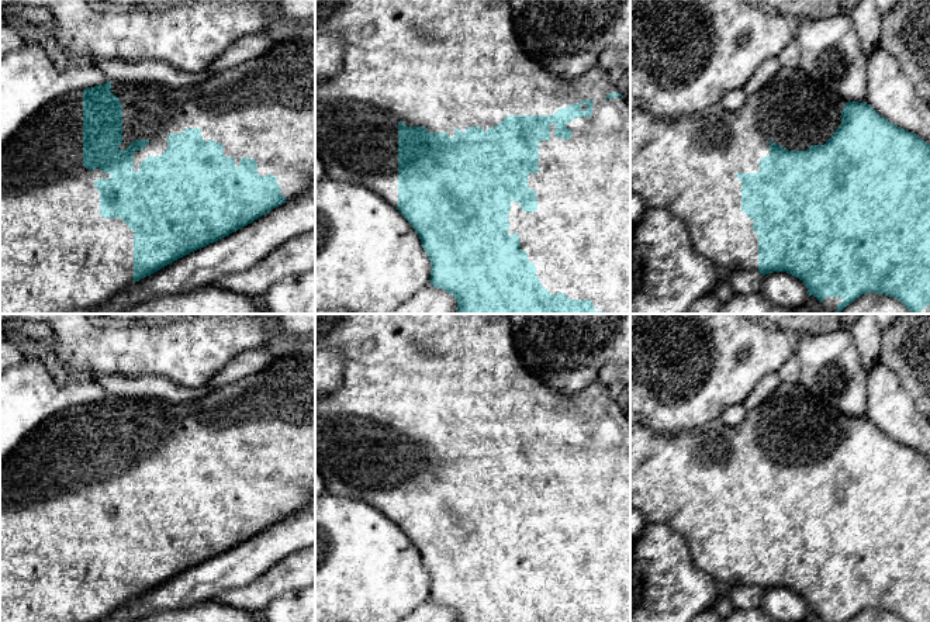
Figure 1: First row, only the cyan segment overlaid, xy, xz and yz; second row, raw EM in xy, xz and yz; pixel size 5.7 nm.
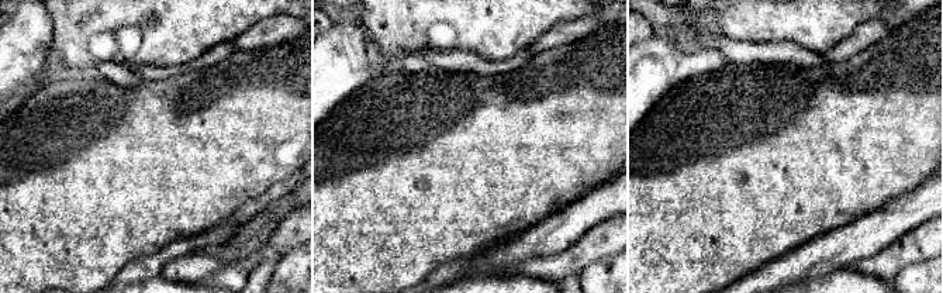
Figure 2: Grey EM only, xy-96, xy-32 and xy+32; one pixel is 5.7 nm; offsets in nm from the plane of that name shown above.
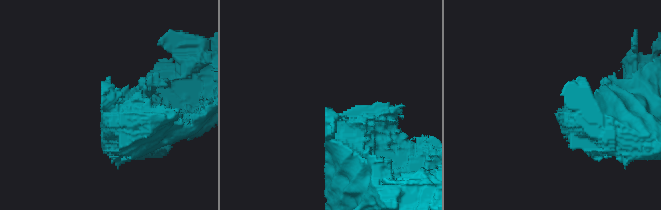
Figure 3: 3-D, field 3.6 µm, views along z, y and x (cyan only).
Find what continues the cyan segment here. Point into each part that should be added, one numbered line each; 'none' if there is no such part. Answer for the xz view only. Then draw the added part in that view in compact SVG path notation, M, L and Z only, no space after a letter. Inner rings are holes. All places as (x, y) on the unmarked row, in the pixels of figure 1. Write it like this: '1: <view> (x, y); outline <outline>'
1: xz (443, 379); outline M315 314L315 352L322 349L336 348L343 360L343 379L340 388L328 395L328 397L317 397L315 398L315 467L319 470L322 480L325 483L326 494L348 497L353 500L363 501L370 504L371 507L381 511L386 516L388 516L393 522L398 521L398 438L402 436L407 442L425 442L429 448L447 448L450 453L454 452L454 445L459 443L461 448L466 446L467 442L481 442L483 446L488 446L490 442L497 442L507 431L552 431L560 424L566 424L570 419L578 419L581 415L592 415L592 431L585 433L574 433L566 442L571 445L571 453L568 456L556 453L556 440L550 439L550 455L539 457L539 487L529 488L528 501L530 505L536 507L537 512L537 525L535 528L526 528L521 523L519 518L511 516L511 525L508 529L509 546L511 552L514 547L519 550L521 564L528 569L528 576L536 581L536 591L539 592L542 601L550 609L564 608L570 615L591 615L594 622L630 622L630 417L626 412L608 414L609 408L619 408L616 400L613 400L609 394L609 387L602 384L599 380L592 383L585 390L566 395L557 391L550 390L540 379L535 377L528 372L519 359L512 339L512 325L509 314Z

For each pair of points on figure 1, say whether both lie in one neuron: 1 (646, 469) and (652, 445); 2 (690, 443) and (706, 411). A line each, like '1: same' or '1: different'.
1: same
2: different

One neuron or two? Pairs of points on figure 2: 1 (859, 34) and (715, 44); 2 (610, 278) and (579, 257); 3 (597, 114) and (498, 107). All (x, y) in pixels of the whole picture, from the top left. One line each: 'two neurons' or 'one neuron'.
1: two neurons
2: two neurons
3: one neuron

